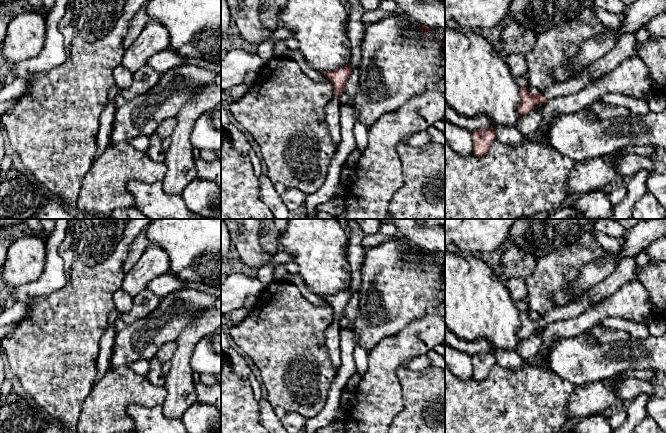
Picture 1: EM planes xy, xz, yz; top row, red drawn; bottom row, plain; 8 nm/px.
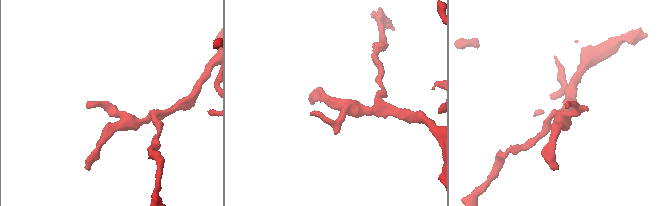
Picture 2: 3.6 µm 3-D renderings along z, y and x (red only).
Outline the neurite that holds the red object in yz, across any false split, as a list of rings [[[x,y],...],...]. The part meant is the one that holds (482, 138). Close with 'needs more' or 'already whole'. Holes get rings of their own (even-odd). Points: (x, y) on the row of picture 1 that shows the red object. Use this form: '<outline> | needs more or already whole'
[[[481,127],[471,132],[473,139],[473,154],[476,157],[484,156],[489,150],[490,144],[496,140],[496,134],[491,127]]] | already whole

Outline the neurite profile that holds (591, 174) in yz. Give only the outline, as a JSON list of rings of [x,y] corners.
[[[622,149],[609,156],[576,162],[568,177],[568,195],[599,190],[614,182],[619,176],[617,159],[624,154]]]

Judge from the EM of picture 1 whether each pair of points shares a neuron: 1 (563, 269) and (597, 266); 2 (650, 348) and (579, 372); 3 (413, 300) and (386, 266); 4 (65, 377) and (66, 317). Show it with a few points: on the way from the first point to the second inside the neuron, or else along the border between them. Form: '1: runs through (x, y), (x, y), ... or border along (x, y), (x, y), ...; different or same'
1: border along (602, 256), (584, 264), (578, 275), (566, 285); different
2: runs through (632, 354), (622, 355), (609, 360), (597, 360); same
3: runs through (405, 292), (388, 274); same
4: runs through (65, 362), (65, 332); same

